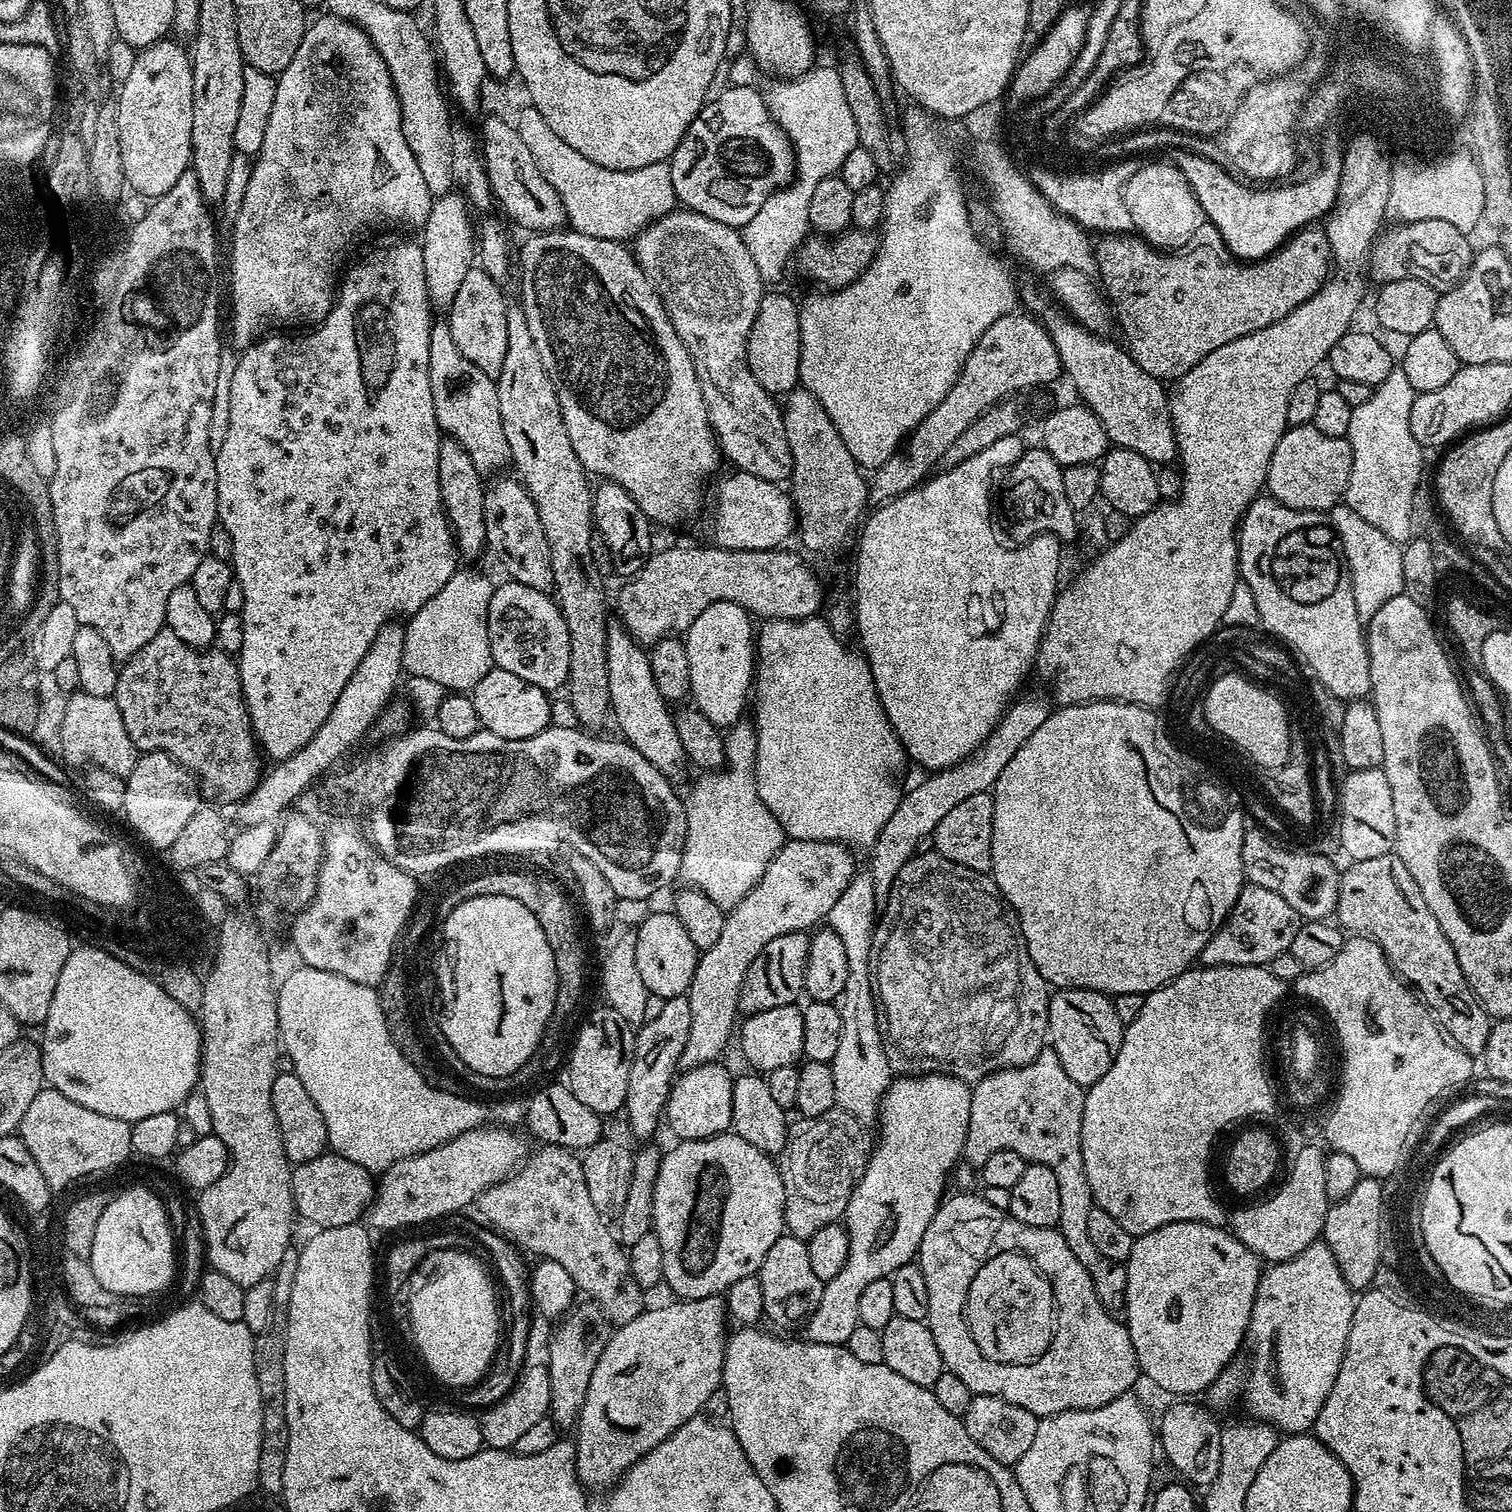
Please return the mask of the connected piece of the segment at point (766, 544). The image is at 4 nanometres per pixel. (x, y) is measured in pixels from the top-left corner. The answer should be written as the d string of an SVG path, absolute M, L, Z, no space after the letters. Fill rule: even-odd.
M739 470L729 471L729 476L716 488L716 509L712 512L712 536L715 547L733 548L734 550L750 550L751 552L770 552L779 549L788 540L788 535L793 535L797 527L796 509L792 497L784 492L779 483L766 478L758 478L749 472Z

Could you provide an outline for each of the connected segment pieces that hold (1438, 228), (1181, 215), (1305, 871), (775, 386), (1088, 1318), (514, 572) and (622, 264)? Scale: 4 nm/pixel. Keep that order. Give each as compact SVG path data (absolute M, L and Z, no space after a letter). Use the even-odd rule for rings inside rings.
M1409 220L1393 223L1393 228L1385 227L1376 237L1370 249L1370 276L1380 280L1381 285L1413 276L1415 280L1426 282L1443 294L1460 280L1472 264L1474 247L1469 237L1450 222Z
M1170 162L1139 165L1133 177L1120 184L1120 200L1125 200L1124 212L1128 212L1128 234L1135 234L1161 250L1187 247L1207 221L1185 175Z
M1249 827L1242 842L1242 866L1247 883L1274 890L1274 894L1286 898L1305 921L1327 921L1335 913L1340 893L1342 872L1339 867L1336 869L1336 860L1331 855L1279 848L1267 831L1256 828Z
M765 291L754 326L750 326L748 365L754 378L773 394L787 394L800 384L800 309L786 293Z
M983 1195L976 1196L952 1196L940 1205L940 1209L934 1214L934 1218L930 1222L930 1226L926 1226L926 1234L922 1234L922 1242L918 1253L918 1263L922 1274L926 1278L926 1290L930 1293L930 1310L928 1311L927 1326L930 1334L934 1334L934 1343L938 1345L938 1354L942 1354L942 1362L945 1369L954 1374L958 1374L958 1378L962 1378L962 1382L966 1382L966 1386L970 1386L970 1390L977 1396L997 1396L1006 1402L1010 1402L1014 1406L1022 1406L1022 1410L1030 1410L1030 1414L1034 1414L1037 1418L1053 1416L1054 1414L1062 1414L1070 1410L1086 1410L1087 1408L1097 1408L1098 1406L1106 1406L1106 1402L1114 1402L1114 1398L1129 1395L1133 1391L1132 1388L1136 1384L1136 1376L1141 1375L1140 1363L1136 1361L1136 1351L1134 1350L1134 1342L1130 1342L1130 1334L1127 1327L1123 1323L1120 1324L1115 1315L1105 1310L1102 1302L1098 1302L1098 1294L1094 1294L1094 1282L1090 1282L1090 1274L1086 1274L1086 1270L1082 1267L1082 1262L1078 1262L1078 1258L1074 1258L1074 1250L1070 1250L1070 1246L1066 1246L1066 1238L1062 1238L1062 1234L1056 1228L1039 1228L1038 1226L1026 1226L1026 1222L1018 1222L1018 1218L1014 1218L1008 1211L998 1210L998 1206L990 1206L990 1202L984 1200ZM1008 1248L1022 1248L1026 1252L1030 1252L1034 1256L1034 1260L1028 1260L1030 1268L1036 1272L1036 1276L1040 1274L1044 1278L1044 1282L1050 1288L1050 1328L1048 1328L1048 1336L1050 1340L1046 1342L1046 1346L1042 1348L1042 1352L1038 1352L1036 1356L1030 1356L1028 1360L1020 1360L1019 1362L1009 1362L1007 1359L992 1360L990 1354L986 1354L976 1335L970 1334L970 1318L972 1317L972 1307L970 1306L970 1296L972 1296L972 1288L980 1276L980 1272L996 1258L1000 1256L1008 1256Z
M508 474L493 479L491 483L484 490L487 543L491 550L493 548L496 551L497 558L504 563L505 570L509 572L507 575L511 579L539 592L548 592L553 587L550 546L546 542L544 527L538 518L532 495L519 479L511 480Z
M557 230L555 232L537 232L527 237L528 241L518 248L518 268L520 264L521 272L518 272L518 284L520 280L520 297L521 307L526 314L526 322L530 326L530 334L534 338L534 346L538 346L538 355L542 358L542 366L546 366L546 374L550 374L550 382L554 382L554 390L558 394L558 406L562 410L562 418L566 422L566 434L570 434L570 446L574 446L574 454L578 454L578 462L582 462L584 471L593 477L604 476L605 481L613 484L620 484L622 490L626 490L630 494L630 498L634 498L634 502L638 502L638 506L642 510L642 514L646 514L648 519L660 524L680 524L683 520L688 520L700 508L700 495L704 492L704 483L708 480L708 475L722 464L722 451L720 445L716 442L716 433L712 430L712 423L708 417L708 407L706 406L706 398L702 398L702 386L696 377L696 367L692 361L692 356L686 350L686 346L682 342L682 338L678 336L670 318L668 311L664 308L664 302L660 298L660 293L656 291L652 285L652 279L640 269L640 263L636 260L635 255L631 251L628 252L623 243L619 240L607 240L606 238L590 238L590 234L582 234L575 230Z

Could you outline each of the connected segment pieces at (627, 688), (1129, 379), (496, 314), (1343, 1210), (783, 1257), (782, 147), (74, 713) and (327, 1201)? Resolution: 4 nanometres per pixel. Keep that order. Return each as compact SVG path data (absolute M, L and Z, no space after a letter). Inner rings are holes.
M612 622L608 625L608 637L606 638L608 654L606 656L606 668L610 674L610 709L611 715L616 716L616 724L620 727L619 735L628 741L650 766L654 766L662 775L676 778L676 775L686 765L686 755L682 742L678 738L678 730L673 713L668 713L669 701L658 694L658 682L654 682L654 670L652 669L652 657L646 651L645 645L639 642L628 632L627 628L620 622Z
M1056 306L1051 307L1045 310L1044 316L1042 315L1042 323L1051 334L1054 346L1058 350L1058 358L1064 367L1063 375L1072 379L1077 394L1081 396L1077 397L1096 415L1098 422L1102 422L1109 441L1115 447L1134 450L1138 454L1142 454L1142 458L1152 461L1153 465L1171 465L1177 459L1178 453L1176 451L1176 435L1172 429L1172 419L1168 409L1169 393L1166 391L1165 385L1150 374L1146 374L1146 370L1142 370L1142 366L1138 366L1138 362L1134 362L1127 347L1121 346L1119 343L1116 345L1112 338L1098 336L1095 332L1086 330L1080 321L1069 313Z
M474 266L466 274L462 286L458 286L458 294L454 294L452 307L447 309L446 323L450 326L450 334L454 334L454 346L462 350L478 370L487 376L497 377L502 370L502 362L506 359L506 310L508 304L504 300L505 289L490 278L490 274Z
M1362 1178L1346 1198L1335 1201L1329 1207L1322 1233L1323 1243L1328 1245L1342 1270L1342 1278L1354 1290L1364 1290L1373 1283L1375 1271L1382 1265L1380 1249L1377 1247L1378 1206L1384 1186L1377 1180Z
M785 1234L770 1246L766 1258L762 1258L762 1266L758 1273L762 1286L762 1306L764 1316L784 1328L803 1325L808 1317L814 1314L818 1302L822 1302L822 1290L825 1281L814 1274L810 1266L810 1250L805 1241L791 1234Z
M732 84L728 86L725 92L720 92L715 96L716 93L700 109L699 114L694 118L694 122L690 122L682 142L671 154L668 169L670 170L670 178L674 182L676 199L687 211L697 212L706 218L714 218L714 222L722 222L726 226L740 230L743 229L746 222L750 222L750 218L754 218L754 214L758 214L762 202L766 202L774 193L792 183L796 175L796 152L792 148L792 140L781 130L780 123L769 112L765 93L761 89L759 92L756 86L752 84Z
M76 690L67 700L68 705L64 708L64 717L58 729L61 754L72 764L95 766L115 776L127 778L134 770L138 753L134 742L130 742L130 736L126 734L126 726L122 726L122 714L118 714L115 699L111 696L98 698L94 694Z
M328 1150L324 1155L310 1162L295 1165L292 1170L292 1207L295 1215L312 1224L317 1229L337 1228L357 1223L367 1213L376 1197L377 1181L373 1173L367 1172L358 1162L337 1156Z

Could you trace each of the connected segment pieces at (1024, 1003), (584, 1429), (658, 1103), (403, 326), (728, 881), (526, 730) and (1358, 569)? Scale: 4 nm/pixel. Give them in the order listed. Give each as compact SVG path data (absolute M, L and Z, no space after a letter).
M935 850L923 852L911 856L906 866L898 870L898 878L894 878L894 886L890 890L888 901L882 906L882 911L874 925L876 933L872 936L872 948L870 947L872 979L878 1008L882 1013L884 1053L889 1068L900 1076L935 1074L956 1076L965 1082L975 1082L981 1080L983 1076L997 1072L1000 1068L1020 1068L1024 1064L1034 1062L1034 1058L1038 1058L1038 1054L1046 1047L1050 985L1042 978L1042 974L1038 974L1038 966L1034 966L1034 962L1028 959L1028 949L1016 916L1004 903L991 875L966 870L966 866L958 866L950 862L950 858L940 855Z
M723 1295L707 1296L697 1300L680 1300L672 1303L676 1304L664 1304L661 1308L645 1307L644 1312L638 1314L638 1318L634 1318L634 1322L619 1325L609 1335L606 1346L594 1366L594 1374L590 1374L590 1386L586 1390L586 1398L582 1402L579 1417L574 1425L574 1433L576 1432L576 1437L574 1437L576 1473L585 1489L605 1488L608 1490L619 1484L621 1476L628 1471L632 1464L636 1464L647 1452L654 1450L654 1446L658 1446L666 1438L670 1438L670 1434L674 1434L674 1430L678 1430L686 1422L690 1422L690 1418L701 1415L705 1411L704 1407L711 1402L712 1395L715 1392L717 1395L721 1391L724 1382L724 1351L730 1335L729 1329L724 1329L724 1323L729 1323L730 1320L725 1297Z
M687 995L666 1000L660 1017L650 1018L639 1025L634 1062L630 1066L630 1086L626 1086L622 1112L628 1115L628 1128L640 1142L651 1141L656 1127L659 1124L661 1127L668 1107L668 1095L680 1068L682 1050L686 1050L686 1038L690 1038L690 1002Z
M419 243L392 244L370 253L365 260L350 268L339 281L326 318L305 331L308 332L305 336L269 334L239 353L230 385L229 425L222 448L216 453L216 515L226 534L230 534L230 563L235 583L242 586L244 599L244 609L239 612L244 620L242 650L238 653L240 685L257 745L265 757L273 756L272 760L276 762L302 750L314 738L330 710L334 710L334 702L338 702L346 682L350 682L350 674L354 674L358 662L366 658L366 650L370 650L378 630L400 618L403 612L416 612L458 571L457 543L439 493L438 452L442 433L434 414L434 398L430 394L430 330L434 323L434 309L428 298L422 247Z
M741 720L732 726L724 741L724 757L724 767L701 775L704 777L684 800L686 842L679 879L718 907L730 910L766 874L766 866L786 843L786 837L778 818L758 798L756 729L751 721Z
M493 666L471 690L470 695L474 702L474 710L478 710L481 729L498 734L498 738L534 738L534 734L553 723L552 704L548 701L549 693L534 686L534 682L526 682L526 678L518 678L518 674L510 674L510 670Z
M1343 502L1335 504L1330 509L1330 523L1336 530L1336 537L1340 540L1340 548L1344 552L1344 559L1348 565L1354 590L1354 604L1358 606L1358 614L1362 618L1371 618L1383 604L1390 602L1390 598L1403 593L1404 549L1397 541L1386 538L1386 534L1382 534L1378 526L1370 526L1366 518L1354 514L1354 510L1350 510L1350 506Z

